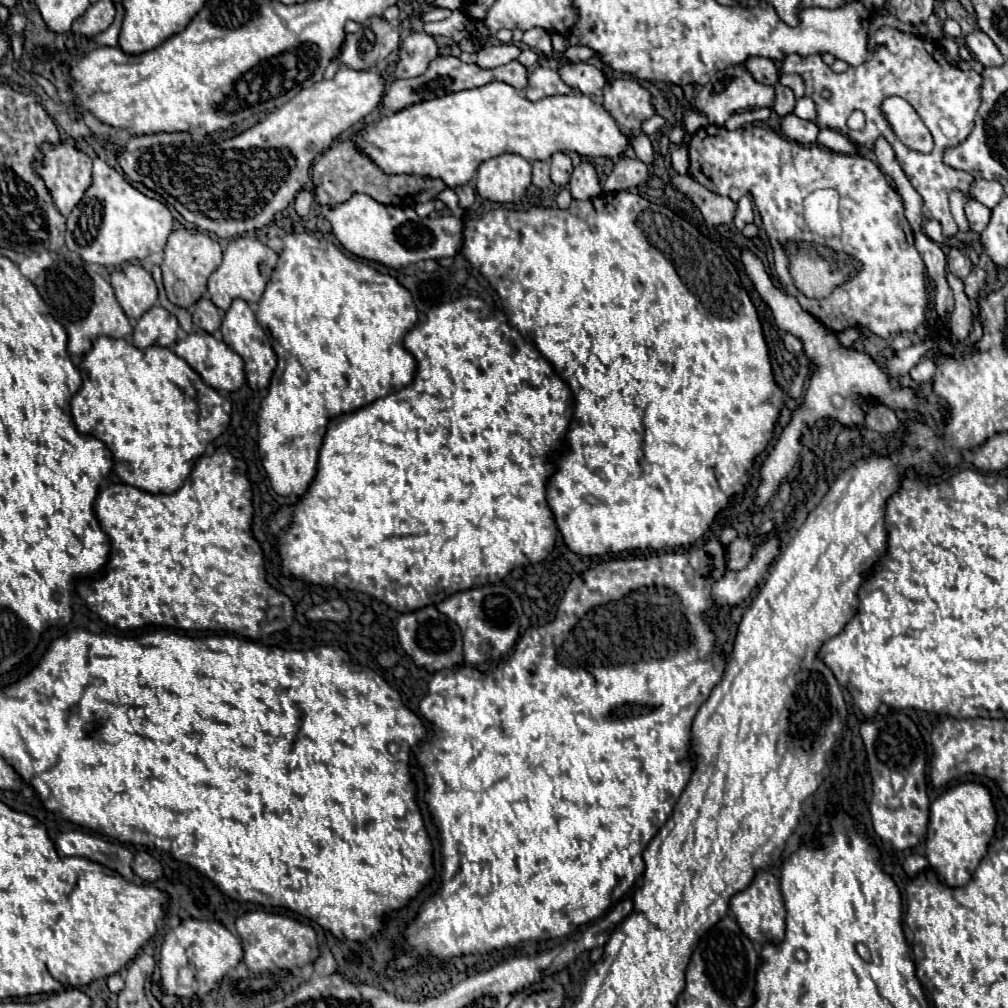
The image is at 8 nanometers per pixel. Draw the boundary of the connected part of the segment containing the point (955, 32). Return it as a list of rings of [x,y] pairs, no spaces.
[[[947,16],[943,20],[943,24],[941,24],[941,34],[943,34],[943,38],[959,38],[961,36],[961,28],[953,18]]]

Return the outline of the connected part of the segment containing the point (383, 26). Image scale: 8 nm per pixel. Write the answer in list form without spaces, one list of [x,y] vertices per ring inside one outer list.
[[[373,16],[357,32],[347,34],[339,62],[355,70],[373,70],[399,48],[399,40],[399,32],[385,18]]]

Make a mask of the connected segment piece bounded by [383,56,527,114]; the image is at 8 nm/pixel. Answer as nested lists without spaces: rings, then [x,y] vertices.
[[[437,56],[423,76],[395,80],[393,84],[389,84],[387,92],[383,96],[383,104],[385,104],[387,114],[393,114],[393,112],[403,110],[403,108],[407,108],[411,104],[417,104],[417,102],[423,102],[423,100],[431,100],[431,98],[439,98],[439,96],[445,96],[449,92],[459,92],[459,90],[485,86],[485,84],[489,84],[493,80],[505,80],[513,88],[523,90],[527,86],[527,68],[525,68],[525,78],[523,78],[523,64],[519,60],[511,60],[507,66],[501,66],[501,68],[495,68],[495,70],[483,70],[477,64],[465,64],[459,58],[455,58],[455,56]]]

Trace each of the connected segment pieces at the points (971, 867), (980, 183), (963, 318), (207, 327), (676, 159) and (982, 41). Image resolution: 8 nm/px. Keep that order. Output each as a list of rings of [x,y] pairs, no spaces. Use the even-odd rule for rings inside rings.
[[[959,782],[943,792],[931,804],[927,828],[927,860],[947,886],[963,886],[987,854],[989,840],[995,832],[997,812],[989,788],[977,782]]]
[[[975,180],[975,184],[971,186],[971,196],[975,200],[979,200],[981,204],[985,204],[987,208],[995,208],[995,204],[999,204],[999,200],[1003,198],[1003,186],[997,180]]]
[[[947,274],[947,281],[953,291],[955,308],[951,312],[951,318],[947,322],[947,328],[951,332],[953,340],[965,340],[971,332],[973,324],[973,306],[964,292],[964,282],[962,279]]]
[[[203,296],[197,300],[193,310],[193,324],[197,330],[213,334],[221,326],[221,318],[223,318],[223,312],[215,308],[215,304],[211,304],[209,298]]]
[[[681,150],[673,152],[671,164],[673,164],[673,168],[675,168],[679,174],[687,174],[687,172],[689,172],[689,156],[687,156],[687,152],[681,152]]]
[[[969,34],[967,36],[967,46],[973,52],[975,60],[979,60],[985,68],[989,66],[1003,66],[1005,58],[1001,56],[1001,52],[997,50],[997,46],[991,42],[991,38],[987,34]]]

